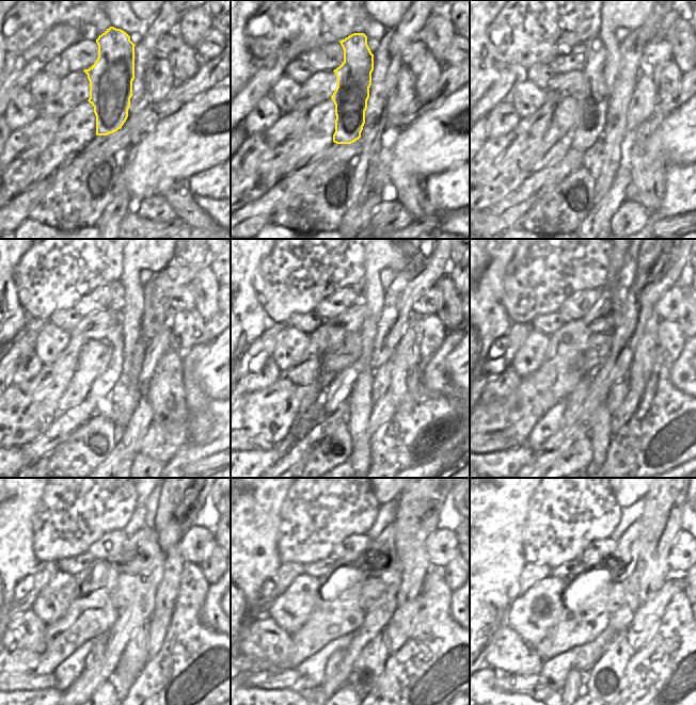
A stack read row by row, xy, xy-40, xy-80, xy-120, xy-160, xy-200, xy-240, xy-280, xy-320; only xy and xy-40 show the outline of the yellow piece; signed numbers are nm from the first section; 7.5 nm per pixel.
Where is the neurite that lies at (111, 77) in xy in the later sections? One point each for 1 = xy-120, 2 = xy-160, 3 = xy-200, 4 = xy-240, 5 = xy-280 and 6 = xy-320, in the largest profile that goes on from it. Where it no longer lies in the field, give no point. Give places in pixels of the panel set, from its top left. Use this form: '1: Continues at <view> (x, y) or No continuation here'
1: Continues at xy-120 (101, 386)
2: Continues at xy-160 (336, 394)
3: Continues at xy-200 (574, 402)
4: Continues at xy-240 (96, 656)
5: Continues at xy-280 (331, 682)
6: Continues at xy-320 (570, 691)

